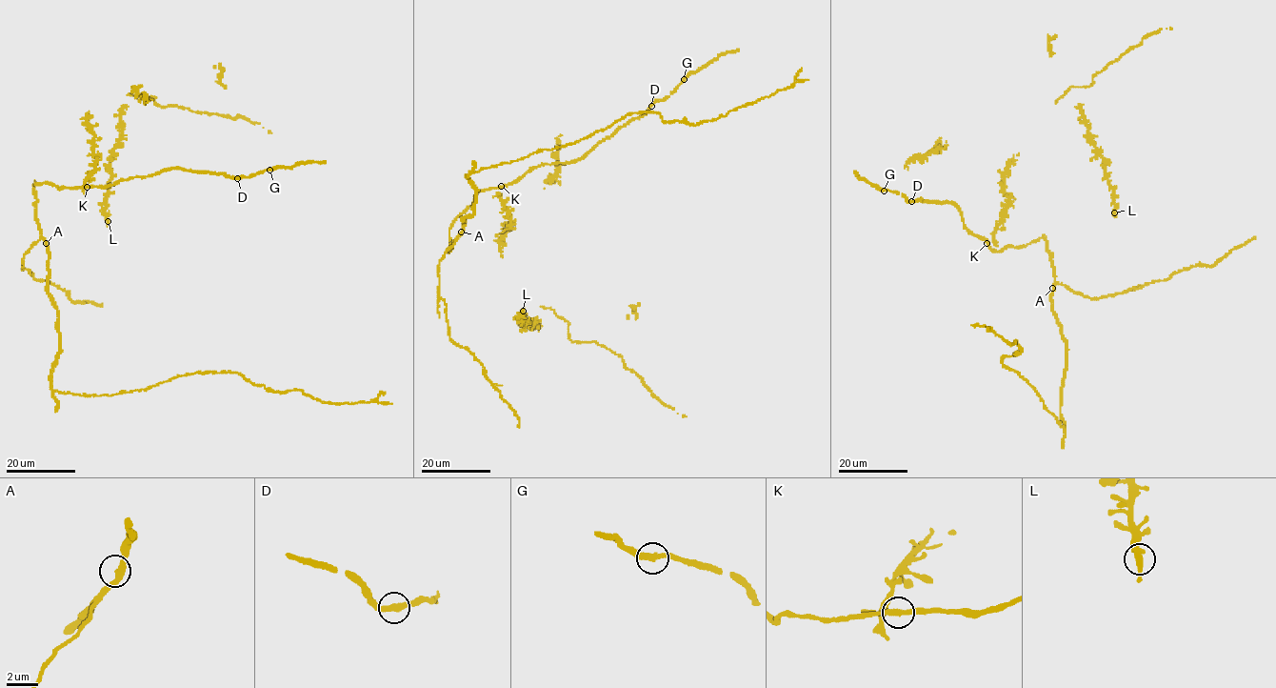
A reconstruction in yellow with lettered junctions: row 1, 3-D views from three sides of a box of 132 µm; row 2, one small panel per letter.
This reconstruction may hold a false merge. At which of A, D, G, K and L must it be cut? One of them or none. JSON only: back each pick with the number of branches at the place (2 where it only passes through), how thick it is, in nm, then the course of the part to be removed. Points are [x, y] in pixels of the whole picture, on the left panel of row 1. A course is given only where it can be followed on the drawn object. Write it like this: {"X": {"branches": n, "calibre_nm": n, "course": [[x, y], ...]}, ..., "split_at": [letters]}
{"split_at": []}

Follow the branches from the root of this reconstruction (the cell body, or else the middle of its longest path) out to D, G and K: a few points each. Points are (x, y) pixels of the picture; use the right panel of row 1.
D: (1050, 294), (1055, 273), (1044, 238), (992, 251), (986, 238), (966, 228), (954, 204), (921, 198), (911, 201)
G: (1050, 294), (1055, 273), (1044, 238), (992, 251), (986, 238), (966, 228), (954, 204), (910, 201), (885, 191)
K: (1050, 294), (1055, 273), (1051, 252), (1044, 238), (1019, 247), (1009, 245), (999, 251), (992, 251), (986, 243)

